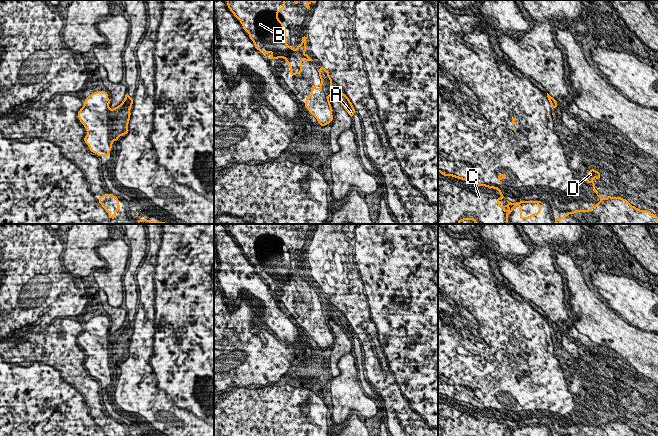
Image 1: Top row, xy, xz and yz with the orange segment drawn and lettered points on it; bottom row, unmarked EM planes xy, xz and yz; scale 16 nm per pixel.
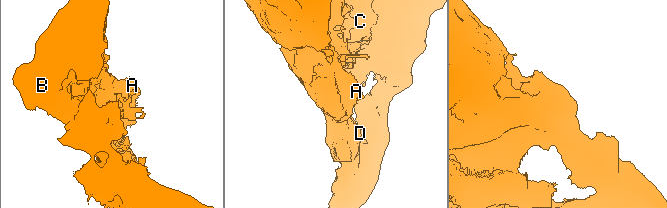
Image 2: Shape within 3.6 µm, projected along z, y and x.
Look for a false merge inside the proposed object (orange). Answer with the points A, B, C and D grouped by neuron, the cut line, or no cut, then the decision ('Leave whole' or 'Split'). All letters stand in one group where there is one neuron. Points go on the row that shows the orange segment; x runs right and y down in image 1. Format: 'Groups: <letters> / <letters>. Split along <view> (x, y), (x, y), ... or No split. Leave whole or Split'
Groups: A B C D. No split. Leave whole

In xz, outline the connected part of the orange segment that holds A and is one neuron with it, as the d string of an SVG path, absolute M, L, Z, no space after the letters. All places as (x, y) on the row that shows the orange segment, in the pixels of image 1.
M321 66L318 72L321 78L321 88L317 89L312 85L311 95L306 96L306 103L304 106L317 119L319 125L325 126L334 119L332 116L333 109L329 102L329 96L332 95L341 103L352 118L356 110L353 108L347 95L342 94L332 85L332 79L330 78L328 70Z

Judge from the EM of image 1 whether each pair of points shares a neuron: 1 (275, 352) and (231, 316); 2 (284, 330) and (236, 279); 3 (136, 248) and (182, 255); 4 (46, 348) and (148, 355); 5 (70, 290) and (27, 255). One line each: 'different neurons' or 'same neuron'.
1: same neuron
2: same neuron
3: different neurons
4: different neurons
5: same neuron

